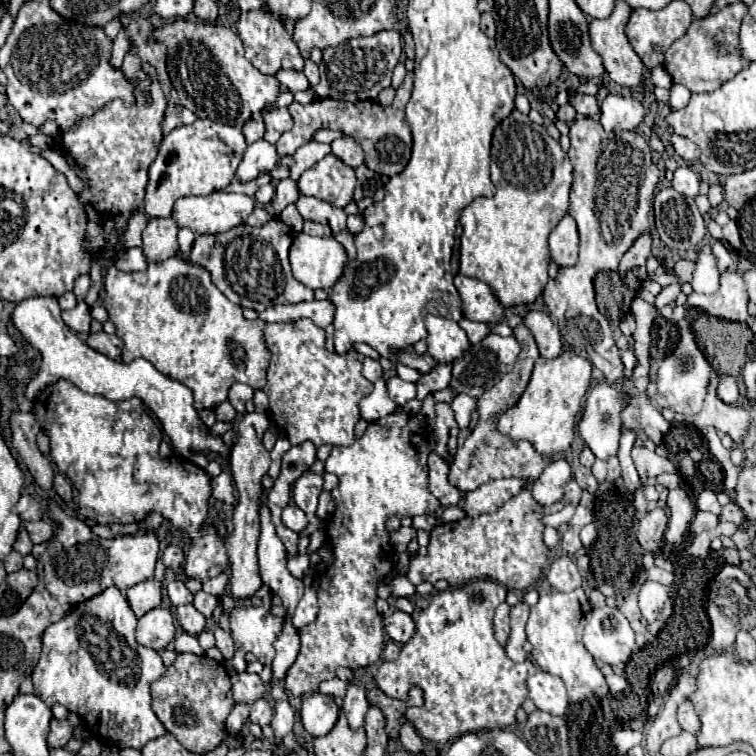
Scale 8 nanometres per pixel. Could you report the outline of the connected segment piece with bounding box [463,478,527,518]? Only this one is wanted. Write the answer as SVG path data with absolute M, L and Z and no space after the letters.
M505 478L505 480L493 480L483 486L479 486L473 492L467 492L463 496L463 510L467 516L475 518L479 514L495 512L503 502L507 502L511 496L515 496L527 482L519 478Z

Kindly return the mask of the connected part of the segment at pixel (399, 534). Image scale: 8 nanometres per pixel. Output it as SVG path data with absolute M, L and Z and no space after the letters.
M411 526L411 528L399 528L397 532L391 534L391 544L395 546L397 552L405 552L407 550L407 544L411 540L417 538L417 530Z

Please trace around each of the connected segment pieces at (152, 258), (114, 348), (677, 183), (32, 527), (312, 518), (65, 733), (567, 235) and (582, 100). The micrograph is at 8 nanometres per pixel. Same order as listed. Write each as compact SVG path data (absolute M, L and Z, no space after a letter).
M151 218L143 230L143 254L149 262L161 262L177 254L177 224L173 218Z
M105 332L91 334L91 336L87 338L87 344L89 344L93 350L97 350L97 352L109 356L109 358L119 358L119 356L121 356L121 350L123 350L121 338L115 336L115 334L105 334Z
M679 166L675 170L675 176L673 176L673 182L671 186L683 194L683 196L689 196L689 198L695 198L699 194L699 176L689 168L689 166Z
M39 520L39 522L27 522L25 524L33 544L41 544L41 542L47 542L51 536L53 536L53 528L47 520Z
M305 472L293 484L293 500L308 518L308 525L303 532L305 536L310 536L315 530L324 529L323 523L315 516L317 498L321 490L323 490L323 476L313 472Z
M69 714L67 720L57 720L53 718L51 720L51 726L49 726L49 738L47 738L47 746L49 748L63 748L69 738L71 738L71 730L73 726L81 724L79 716L77 714Z
M565 214L559 220L559 224L553 228L549 236L549 250L551 250L551 258L559 266L573 266L577 262L579 236L577 236L577 224L569 214Z
M573 94L571 106L577 110L577 114L583 114L583 116L599 114L599 104L597 104L595 96L589 96L589 94Z

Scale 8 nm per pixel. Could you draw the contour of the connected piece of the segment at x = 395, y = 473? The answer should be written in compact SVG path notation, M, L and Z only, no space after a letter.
M401 406L367 426L367 432L357 438L351 446L335 446L325 462L325 472L333 472L339 478L337 488L331 490L335 500L335 510L325 522L327 542L333 550L333 566L329 566L319 578L317 598L319 598L319 614L317 620L299 630L301 650L295 664L287 670L285 690L293 696L315 694L323 680L331 680L337 676L337 668L367 668L377 662L383 646L385 646L385 630L379 612L375 610L377 602L377 586L379 582L393 570L395 550L389 544L389 532L385 528L391 516L417 516L417 514L437 514L441 510L441 502L429 492L429 468L419 464L419 444L427 440L427 426L419 422L415 414L407 414Z

